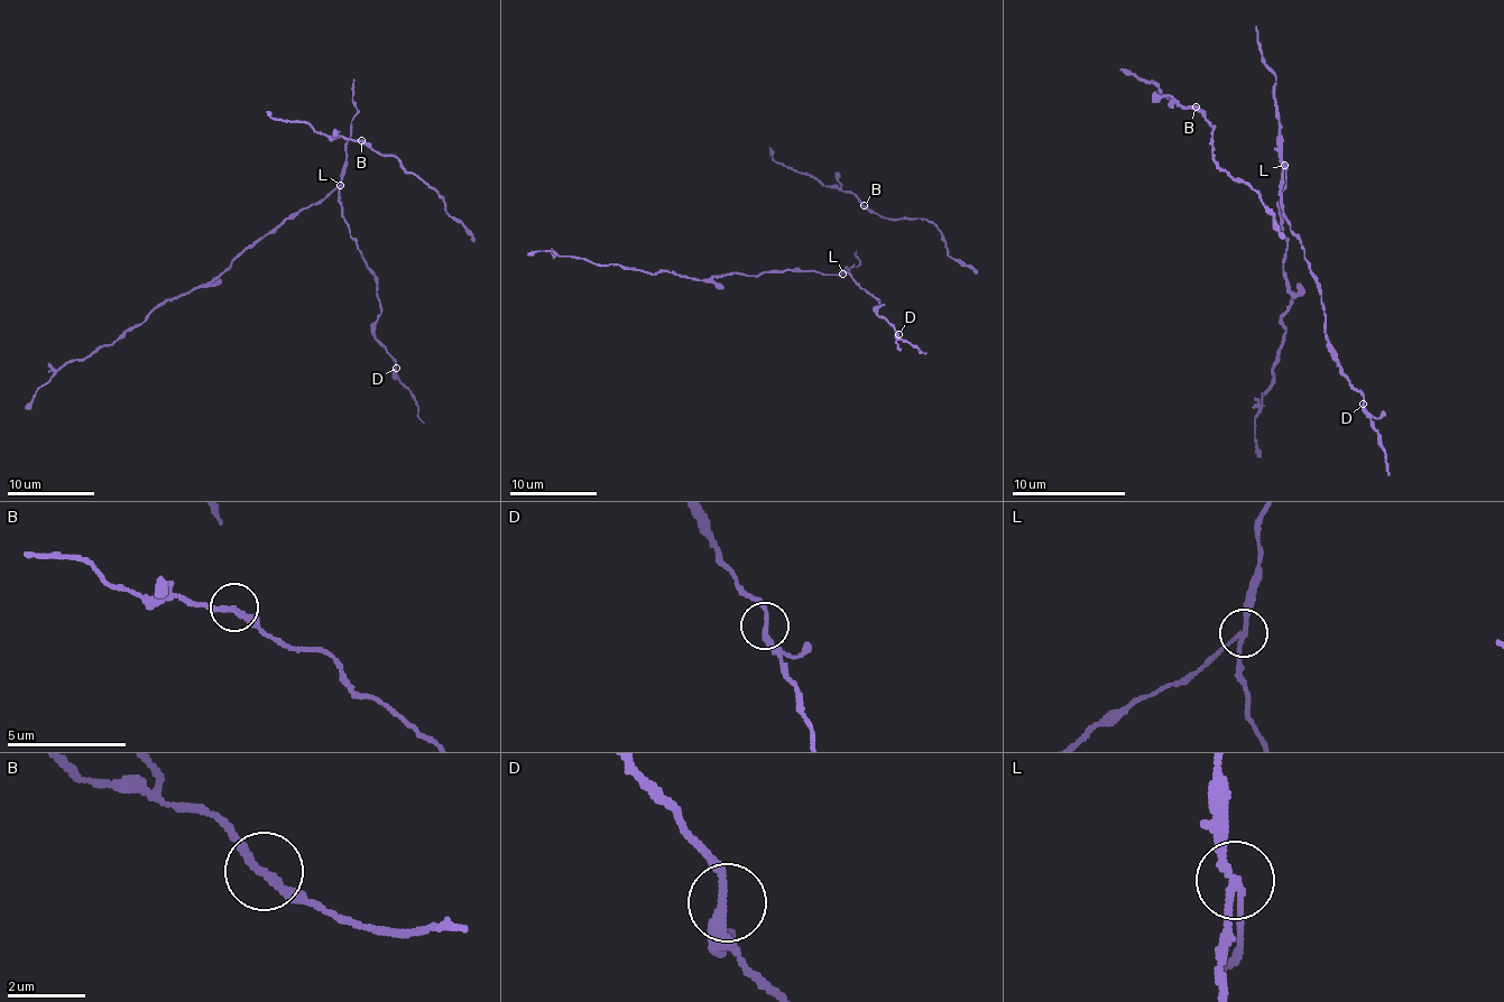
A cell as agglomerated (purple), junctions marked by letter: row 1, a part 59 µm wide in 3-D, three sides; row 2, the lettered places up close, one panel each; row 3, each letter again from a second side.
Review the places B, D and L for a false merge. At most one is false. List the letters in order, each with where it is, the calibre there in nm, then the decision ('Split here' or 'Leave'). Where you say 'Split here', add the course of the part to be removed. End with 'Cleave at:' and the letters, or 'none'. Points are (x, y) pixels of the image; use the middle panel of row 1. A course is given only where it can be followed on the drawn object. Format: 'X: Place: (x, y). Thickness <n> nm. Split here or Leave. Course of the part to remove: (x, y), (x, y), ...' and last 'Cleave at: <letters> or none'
B: Place: (864, 205). Thickness 220 nm. Leave
D: Place: (898, 334). Thickness 200 nm. Leave
L: Place: (842, 274). Thickness 170 nm. Split here. Course of the part to remove: (842, 272), (766, 270), (757, 275), (727, 272), (712, 279), (645, 272), (538, 251), (527, 256)
Cleave at: L

